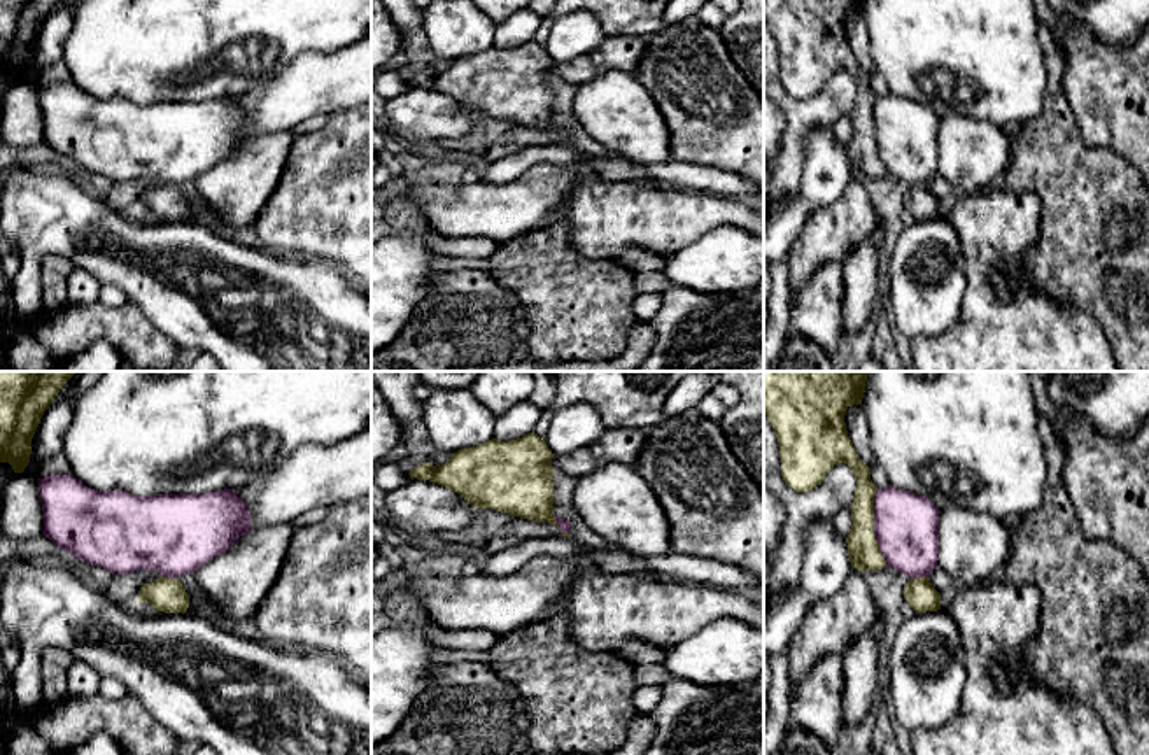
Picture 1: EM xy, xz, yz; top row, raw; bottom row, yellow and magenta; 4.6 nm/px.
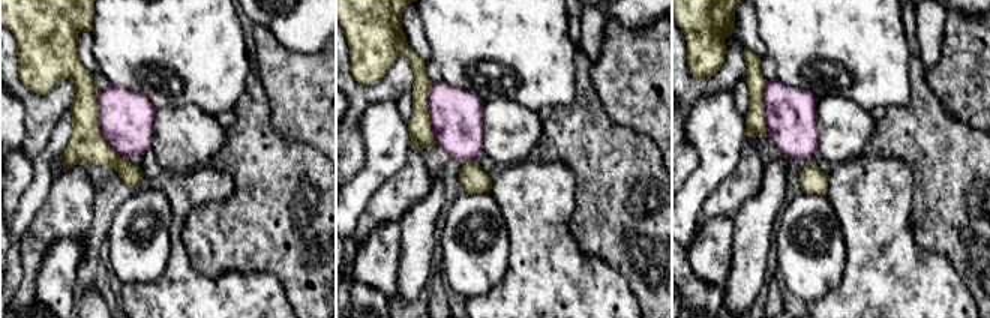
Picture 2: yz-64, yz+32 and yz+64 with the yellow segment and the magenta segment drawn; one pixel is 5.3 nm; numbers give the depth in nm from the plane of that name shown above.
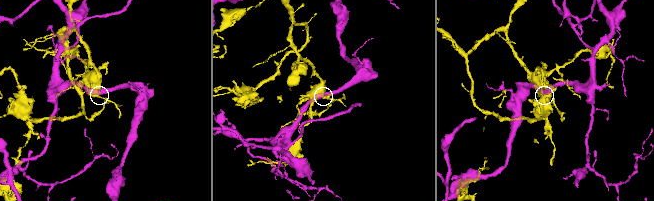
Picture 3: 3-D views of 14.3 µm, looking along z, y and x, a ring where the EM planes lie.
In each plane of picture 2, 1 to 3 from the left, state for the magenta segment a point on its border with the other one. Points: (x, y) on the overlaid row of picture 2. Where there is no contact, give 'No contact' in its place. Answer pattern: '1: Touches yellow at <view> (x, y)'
1: Touches yellow at yz-64 (98, 128)
2: Touches yellow at yz+32 (429, 114)
3: Touches yellow at yz+64 (764, 107)

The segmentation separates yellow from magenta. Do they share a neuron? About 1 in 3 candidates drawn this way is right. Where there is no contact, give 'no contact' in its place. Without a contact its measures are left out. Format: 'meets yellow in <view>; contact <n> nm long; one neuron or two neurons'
meets yellow in yz; contact 340 nm long; two neurons

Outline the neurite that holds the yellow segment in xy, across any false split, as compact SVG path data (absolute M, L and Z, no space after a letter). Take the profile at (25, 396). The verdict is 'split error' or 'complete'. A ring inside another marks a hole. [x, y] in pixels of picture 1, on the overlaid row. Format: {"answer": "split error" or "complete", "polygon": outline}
{"answer": "complete", "polygon": "M0 371L0 462L23 473L44 412L77 371Z"}

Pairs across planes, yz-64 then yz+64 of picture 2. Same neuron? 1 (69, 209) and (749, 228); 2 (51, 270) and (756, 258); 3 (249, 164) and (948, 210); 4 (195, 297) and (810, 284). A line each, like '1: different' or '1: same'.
1: different
2: different
3: same
4: different

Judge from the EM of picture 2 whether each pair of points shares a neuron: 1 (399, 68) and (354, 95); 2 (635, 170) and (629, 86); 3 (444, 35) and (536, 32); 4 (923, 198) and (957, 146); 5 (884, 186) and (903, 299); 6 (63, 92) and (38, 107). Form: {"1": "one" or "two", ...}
{"1": "one", "2": "two", "3": "one", "4": "one", "5": "one", "6": "one"}

